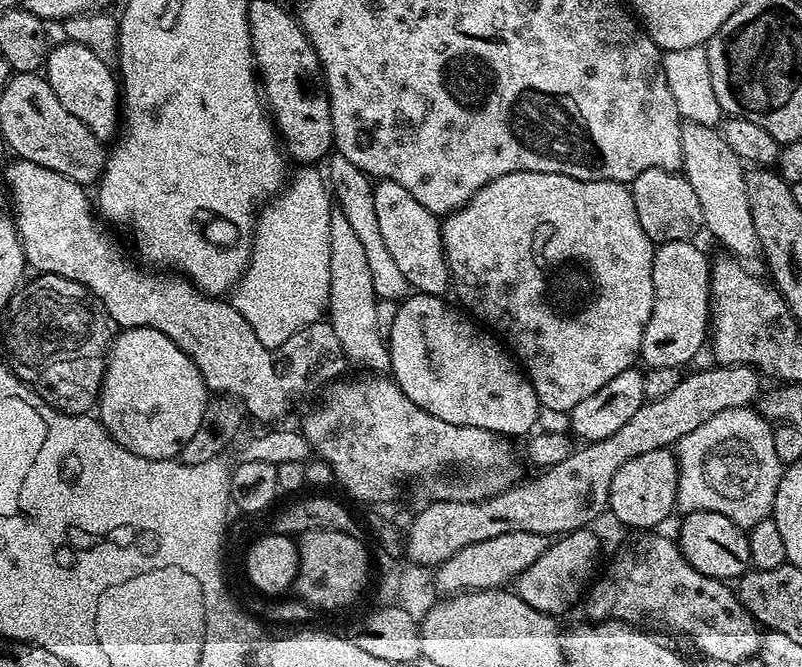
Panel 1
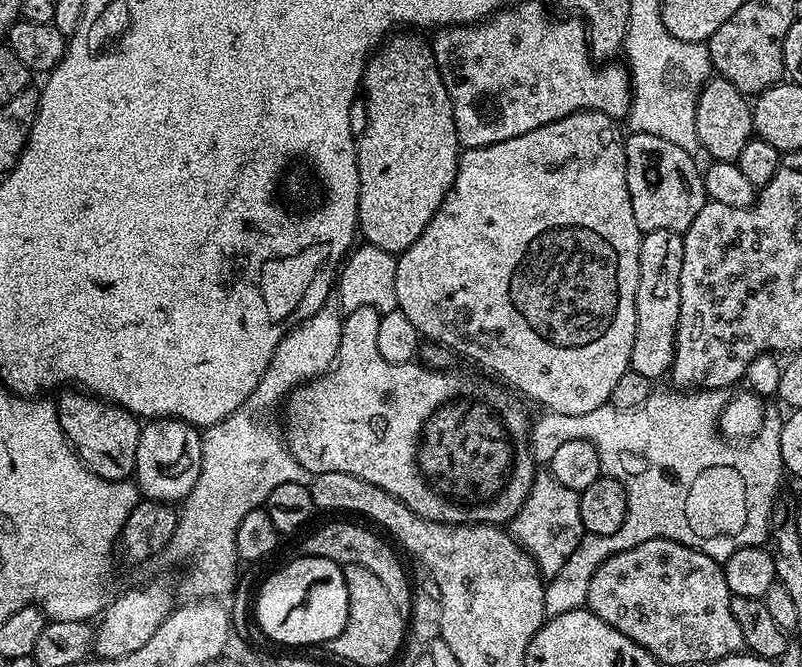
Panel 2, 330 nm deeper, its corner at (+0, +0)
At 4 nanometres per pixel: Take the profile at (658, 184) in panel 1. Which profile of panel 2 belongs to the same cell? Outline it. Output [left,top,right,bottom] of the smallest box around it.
[624,132,706,234]

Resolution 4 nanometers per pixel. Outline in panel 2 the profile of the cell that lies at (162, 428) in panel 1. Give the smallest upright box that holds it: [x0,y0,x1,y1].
[134,418,202,505]

